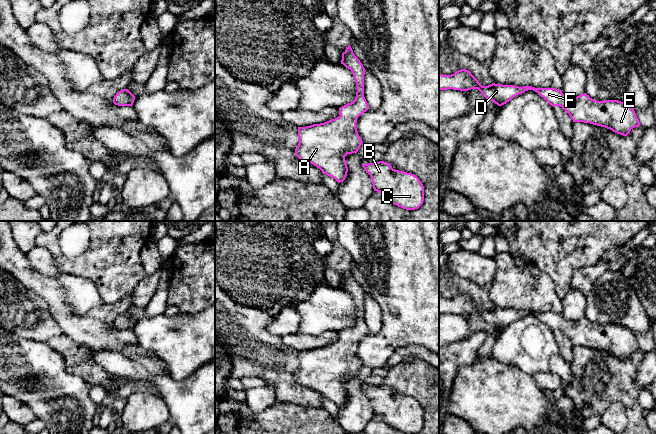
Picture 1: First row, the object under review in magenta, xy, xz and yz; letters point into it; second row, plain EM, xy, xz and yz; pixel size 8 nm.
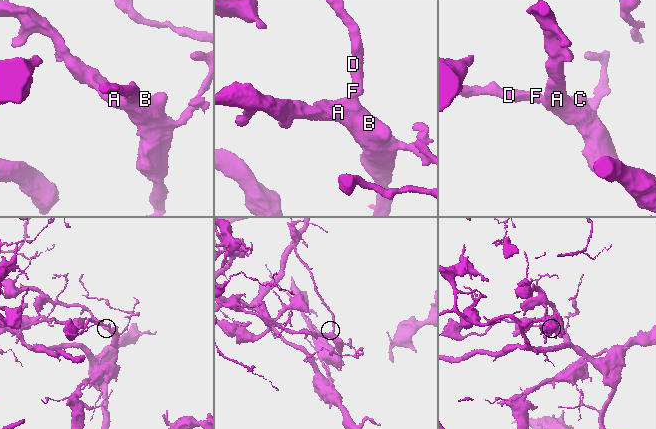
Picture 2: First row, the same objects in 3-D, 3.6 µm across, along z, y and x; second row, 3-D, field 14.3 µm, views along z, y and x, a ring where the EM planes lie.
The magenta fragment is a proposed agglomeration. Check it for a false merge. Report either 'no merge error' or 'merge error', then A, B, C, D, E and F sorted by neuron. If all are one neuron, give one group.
no merge error | A B C D E F

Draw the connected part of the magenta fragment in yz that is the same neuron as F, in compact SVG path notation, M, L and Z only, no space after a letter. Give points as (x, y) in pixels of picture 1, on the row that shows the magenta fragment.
M466 69L458 70L451 75L439 74L439 90L447 89L460 91L478 89L486 99L498 106L506 104L525 91L533 90L551 106L562 107L573 122L605 127L623 136L627 136L633 128L641 125L634 109L618 100L597 101L586 93L572 97L564 95L561 90L555 88L519 87L495 83L482 86Z

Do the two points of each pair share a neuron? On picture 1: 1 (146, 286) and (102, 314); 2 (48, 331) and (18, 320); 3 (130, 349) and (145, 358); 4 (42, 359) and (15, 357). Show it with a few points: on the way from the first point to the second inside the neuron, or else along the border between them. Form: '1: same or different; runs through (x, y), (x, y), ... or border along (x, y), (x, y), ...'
1: different; border along (131, 292), (131, 301), (133, 303)
2: same; runs through (41, 326), (32, 320), (25, 320)
3: same; runs through (134, 351), (141, 355)
4: same; runs through (35, 359), (22, 359)

